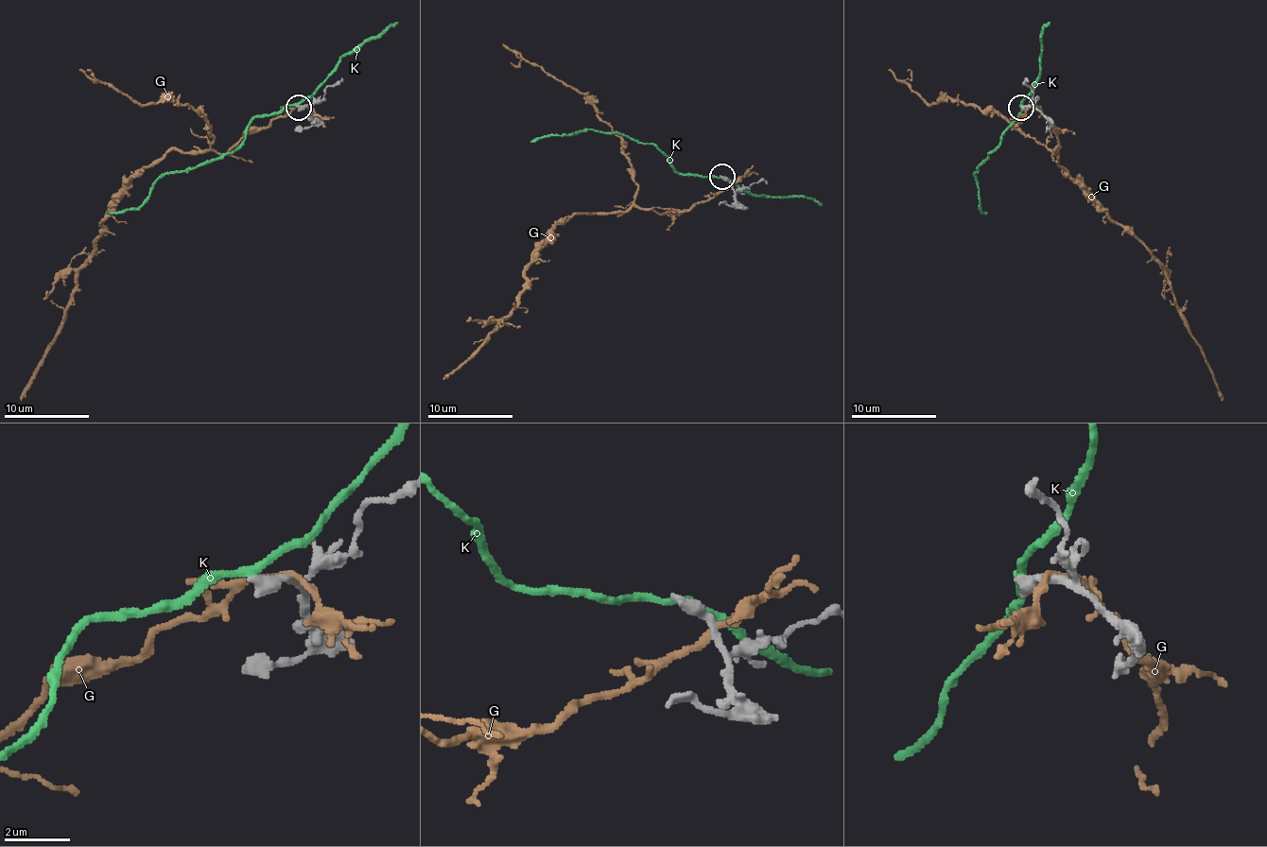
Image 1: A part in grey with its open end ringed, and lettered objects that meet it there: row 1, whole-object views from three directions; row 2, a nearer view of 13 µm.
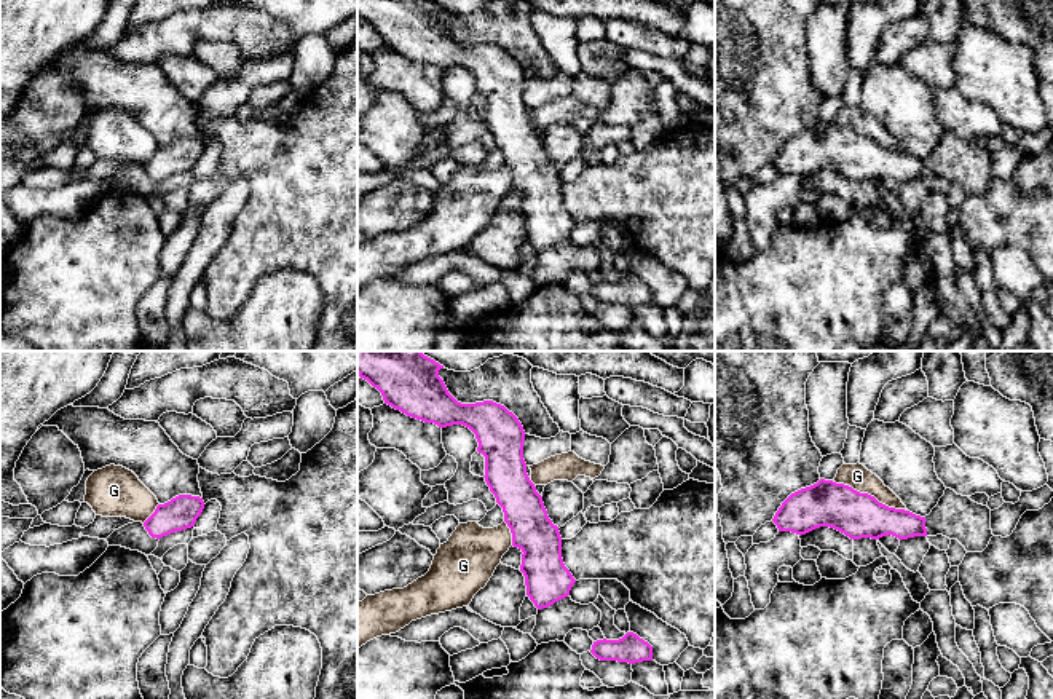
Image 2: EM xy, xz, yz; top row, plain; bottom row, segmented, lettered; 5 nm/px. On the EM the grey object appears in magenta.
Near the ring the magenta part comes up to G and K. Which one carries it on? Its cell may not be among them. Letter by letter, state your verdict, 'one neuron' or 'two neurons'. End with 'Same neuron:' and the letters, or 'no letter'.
G: two neurons
K: two neurons
Same neuron: no letter

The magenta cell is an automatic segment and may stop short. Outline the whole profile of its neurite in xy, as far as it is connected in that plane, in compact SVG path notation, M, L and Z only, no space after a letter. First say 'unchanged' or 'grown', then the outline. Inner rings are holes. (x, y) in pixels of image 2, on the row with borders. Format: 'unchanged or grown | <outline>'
unchanged | M179 495L164 504L158 504L155 512L144 522L152 538L163 538L176 531L195 527L204 509L199 496Z

